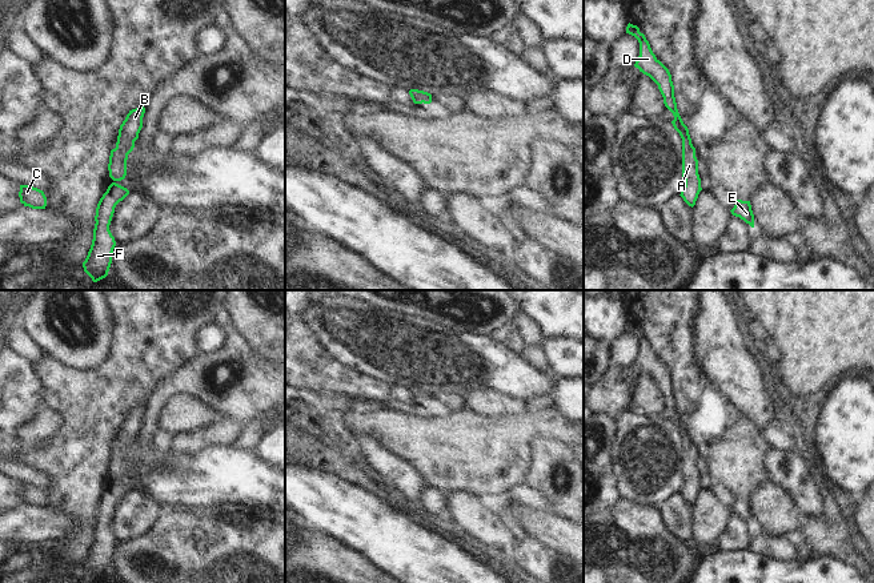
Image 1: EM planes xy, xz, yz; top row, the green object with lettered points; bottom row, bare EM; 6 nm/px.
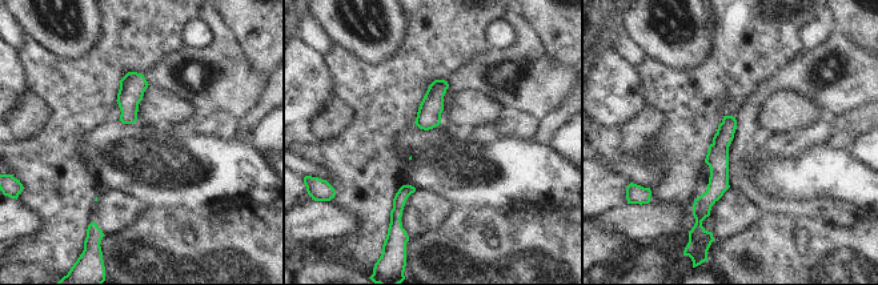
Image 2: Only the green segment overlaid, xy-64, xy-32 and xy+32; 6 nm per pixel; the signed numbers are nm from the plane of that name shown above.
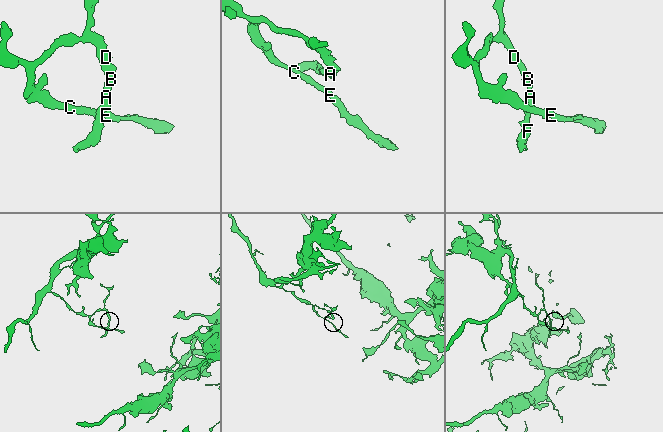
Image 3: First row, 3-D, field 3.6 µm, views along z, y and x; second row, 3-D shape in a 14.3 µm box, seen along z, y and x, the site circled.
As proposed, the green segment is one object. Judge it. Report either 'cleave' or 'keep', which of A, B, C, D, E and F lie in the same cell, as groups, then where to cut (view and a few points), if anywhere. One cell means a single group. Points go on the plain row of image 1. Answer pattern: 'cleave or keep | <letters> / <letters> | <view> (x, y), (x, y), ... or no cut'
keep | A B C D E F | no cut

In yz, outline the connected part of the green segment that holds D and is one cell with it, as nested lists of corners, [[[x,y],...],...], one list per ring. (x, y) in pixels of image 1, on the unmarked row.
[[[628,322],[626,331],[634,334],[640,341],[640,354],[634,362],[644,373],[649,374],[657,383],[663,395],[665,405],[673,411],[671,419],[674,427],[682,437],[682,475],[685,485],[681,488],[681,495],[689,504],[694,504],[701,486],[701,477],[698,473],[698,458],[695,455],[695,446],[691,442],[687,425],[683,422],[674,395],[674,383],[669,367],[656,355],[645,333],[640,326]]]

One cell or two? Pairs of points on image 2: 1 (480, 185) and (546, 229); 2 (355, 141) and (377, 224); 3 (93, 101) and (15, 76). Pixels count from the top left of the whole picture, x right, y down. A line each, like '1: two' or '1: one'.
1: two
2: one
3: two

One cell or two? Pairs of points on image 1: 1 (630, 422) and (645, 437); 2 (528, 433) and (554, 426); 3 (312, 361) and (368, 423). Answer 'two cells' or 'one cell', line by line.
1: one cell
2: one cell
3: two cells

